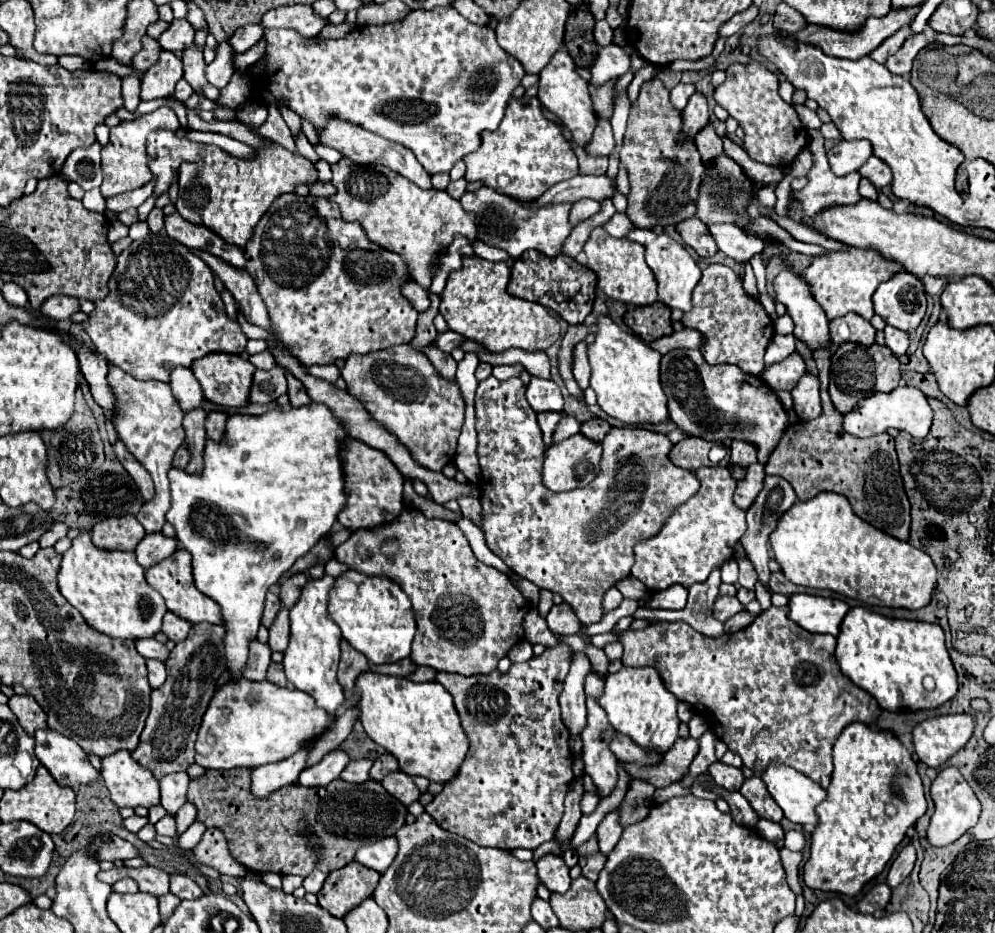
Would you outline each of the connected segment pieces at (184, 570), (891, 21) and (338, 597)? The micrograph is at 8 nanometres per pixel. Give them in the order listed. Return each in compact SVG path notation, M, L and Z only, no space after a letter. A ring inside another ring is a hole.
M177 549L171 557L167 557L165 561L161 561L159 565L147 569L145 577L147 577L147 581L151 583L151 587L157 589L157 591L163 595L163 599L165 599L165 603L167 603L167 609L173 611L175 615L183 617L185 621L189 621L189 623L199 623L199 621L221 623L221 621L223 621L223 619L221 619L221 609L219 609L219 605L217 605L213 599L209 599L207 595L203 595L203 593L195 587L195 583L193 583L191 555L189 555L189 551Z
M891 9L889 15L875 19L875 17L867 17L863 27L857 31L837 31L825 25L807 25L803 31L799 31L797 35L789 35L783 33L783 39L789 39L789 43L793 43L793 39L801 39L803 43L817 43L827 55L833 57L841 57L841 59L861 59L865 55L869 55L877 45L881 45L889 35L893 35L895 31L899 31L903 25L909 25L915 17L915 11L911 9Z
M345 571L335 579L329 593L331 599L331 619L341 627L343 637L361 651L369 665L395 663L411 653L411 641L415 635L415 611L409 597L395 581L381 575L363 575L359 571Z

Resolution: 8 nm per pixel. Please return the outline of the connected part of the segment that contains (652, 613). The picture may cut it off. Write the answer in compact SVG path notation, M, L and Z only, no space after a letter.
M715 567L705 583L689 587L689 601L685 609L681 611L637 609L635 617L643 617L651 621L657 621L657 619L659 621L683 621L707 637L717 637L723 633L723 625L711 617L711 609L719 595L719 585L721 585L721 569Z

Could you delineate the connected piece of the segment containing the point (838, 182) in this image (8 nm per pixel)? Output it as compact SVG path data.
M819 129L807 130L808 143L807 148L813 153L815 167L809 173L809 183L801 191L793 191L793 197L803 203L805 215L815 215L821 211L821 207L829 205L841 205L841 203L857 203L859 199L859 171L849 173L845 177L837 177L826 157L824 146L824 137Z

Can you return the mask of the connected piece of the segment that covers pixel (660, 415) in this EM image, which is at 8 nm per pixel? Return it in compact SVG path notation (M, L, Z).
M597 315L595 341L587 345L589 365L591 365L591 387L597 393L599 407L627 423L645 425L659 423L667 419L667 397L659 381L659 361L661 353L651 349L645 341L635 335L627 335L609 315Z

